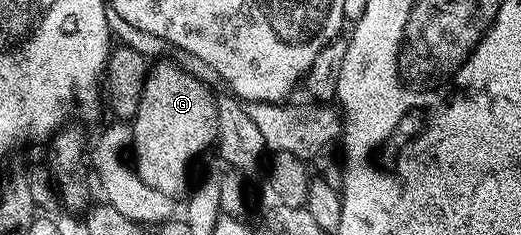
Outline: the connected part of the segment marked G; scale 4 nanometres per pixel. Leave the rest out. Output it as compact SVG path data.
M159 58L155 62L159 63L149 68L132 120L132 166L146 185L178 197L187 190L186 170L194 155L217 140L218 118L215 92L210 92L192 72L166 58Z

